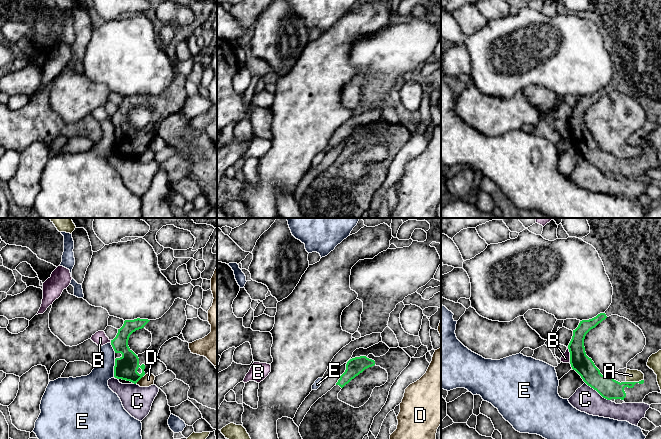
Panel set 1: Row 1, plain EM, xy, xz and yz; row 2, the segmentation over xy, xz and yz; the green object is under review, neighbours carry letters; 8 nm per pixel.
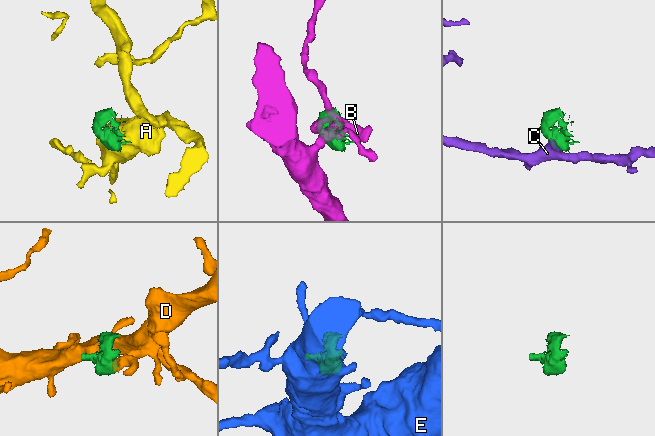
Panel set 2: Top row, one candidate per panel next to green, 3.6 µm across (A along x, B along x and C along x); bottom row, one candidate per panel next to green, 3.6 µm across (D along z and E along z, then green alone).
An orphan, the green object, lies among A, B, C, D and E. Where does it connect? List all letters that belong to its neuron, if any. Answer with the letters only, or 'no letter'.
no letter

